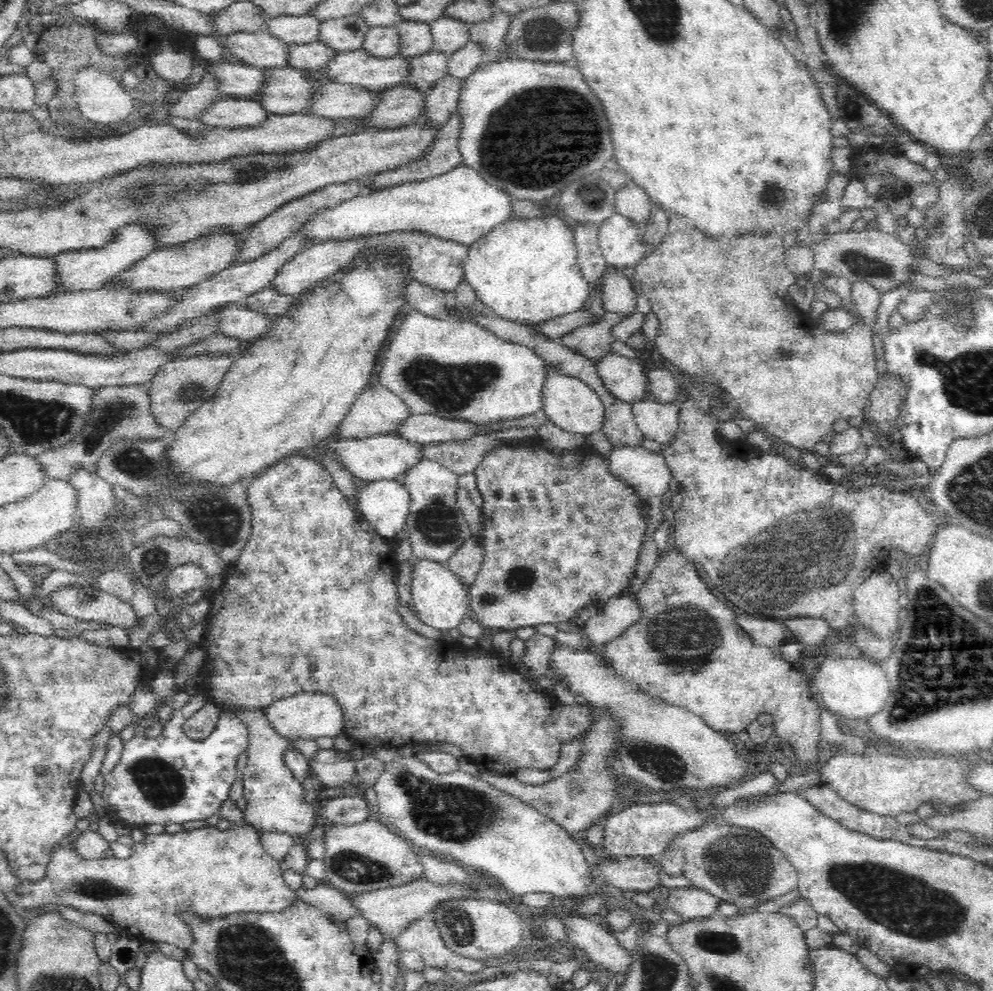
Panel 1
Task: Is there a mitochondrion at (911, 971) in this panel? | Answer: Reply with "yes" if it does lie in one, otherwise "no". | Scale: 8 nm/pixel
no

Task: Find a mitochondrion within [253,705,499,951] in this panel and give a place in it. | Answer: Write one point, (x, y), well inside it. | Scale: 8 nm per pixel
(351, 868)

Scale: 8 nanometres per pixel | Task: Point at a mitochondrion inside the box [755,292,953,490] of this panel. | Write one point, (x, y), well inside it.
(779, 353)

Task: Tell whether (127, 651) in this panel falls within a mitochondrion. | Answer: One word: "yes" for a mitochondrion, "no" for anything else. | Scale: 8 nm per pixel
no

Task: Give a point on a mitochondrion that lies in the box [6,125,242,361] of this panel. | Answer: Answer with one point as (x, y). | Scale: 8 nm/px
(145, 192)

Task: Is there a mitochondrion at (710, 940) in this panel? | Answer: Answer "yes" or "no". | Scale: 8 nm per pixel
yes

